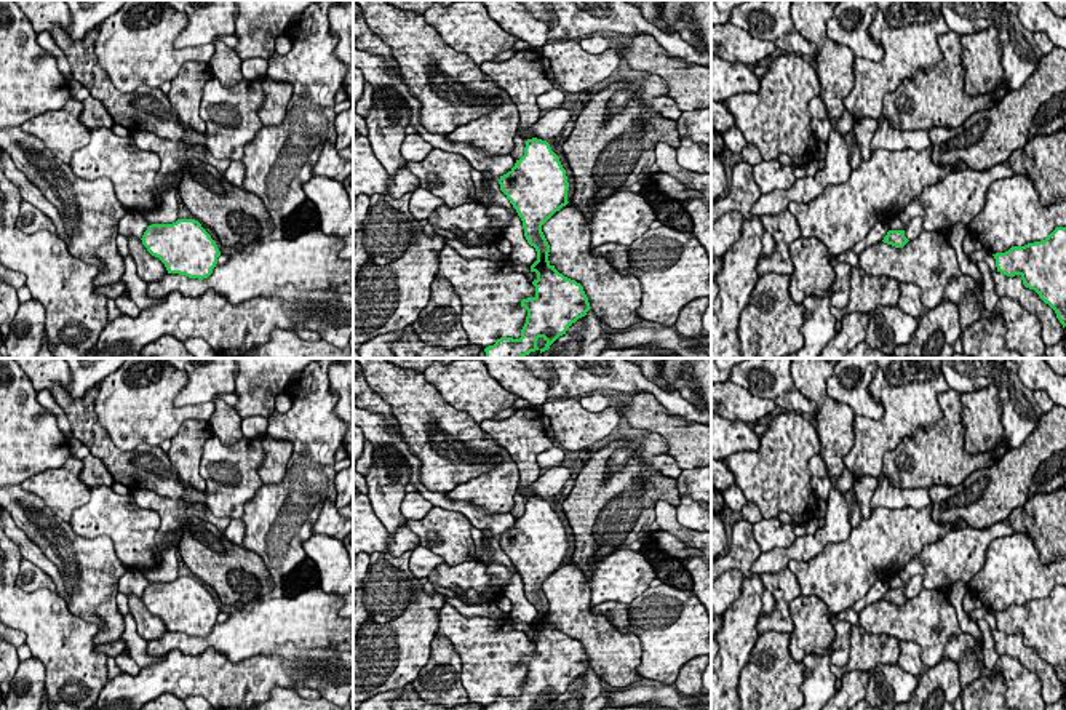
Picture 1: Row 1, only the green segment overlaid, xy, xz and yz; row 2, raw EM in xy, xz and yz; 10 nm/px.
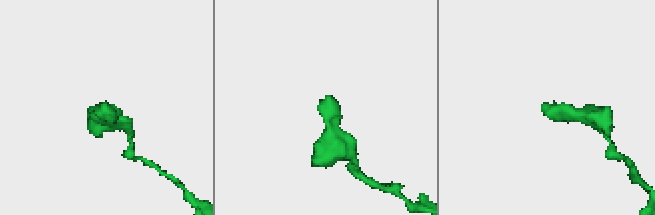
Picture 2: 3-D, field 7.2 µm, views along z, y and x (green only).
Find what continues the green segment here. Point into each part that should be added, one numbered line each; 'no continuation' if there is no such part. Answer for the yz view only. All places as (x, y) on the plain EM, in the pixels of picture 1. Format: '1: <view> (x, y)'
no continuation

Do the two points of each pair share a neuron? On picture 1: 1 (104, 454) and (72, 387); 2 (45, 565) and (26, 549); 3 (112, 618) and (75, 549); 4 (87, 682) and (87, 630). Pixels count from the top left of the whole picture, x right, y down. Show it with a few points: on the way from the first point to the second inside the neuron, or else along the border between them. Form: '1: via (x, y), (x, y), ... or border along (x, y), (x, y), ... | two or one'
1: border along (96, 384), (80, 397), (72, 397), (63, 387) | two
2: via (40, 560), (31, 552) | one
3: via (95, 600), (91, 571), (87, 566) | one
4: via (85, 669), (85, 643) | one

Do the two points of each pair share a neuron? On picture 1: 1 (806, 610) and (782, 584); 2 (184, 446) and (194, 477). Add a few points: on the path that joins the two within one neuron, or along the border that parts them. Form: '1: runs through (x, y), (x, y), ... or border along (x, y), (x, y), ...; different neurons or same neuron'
1: border along (801, 592), (790, 603), (793, 624), (790, 635); different neurons
2: runs through (186, 454), (189, 469); same neuron

